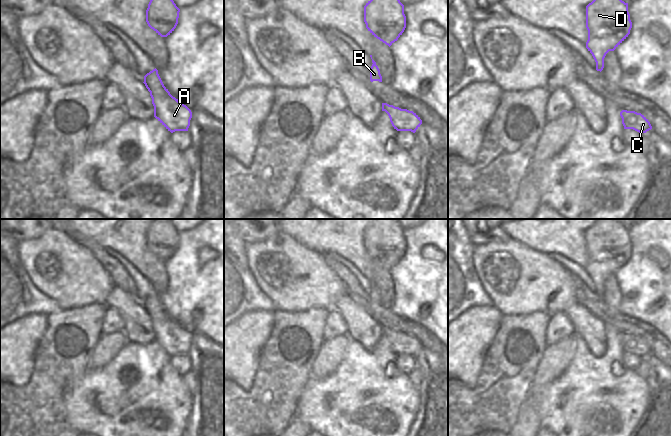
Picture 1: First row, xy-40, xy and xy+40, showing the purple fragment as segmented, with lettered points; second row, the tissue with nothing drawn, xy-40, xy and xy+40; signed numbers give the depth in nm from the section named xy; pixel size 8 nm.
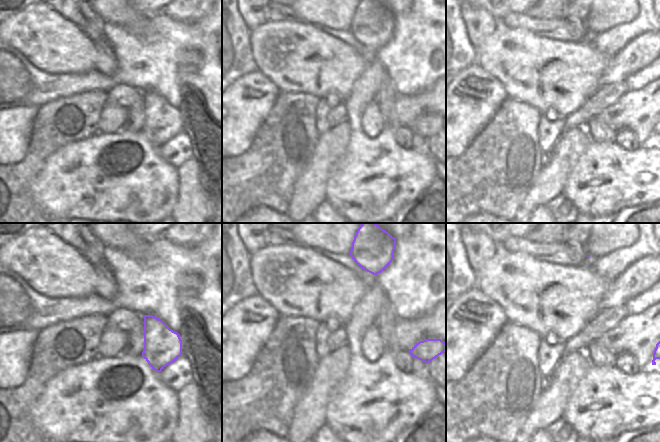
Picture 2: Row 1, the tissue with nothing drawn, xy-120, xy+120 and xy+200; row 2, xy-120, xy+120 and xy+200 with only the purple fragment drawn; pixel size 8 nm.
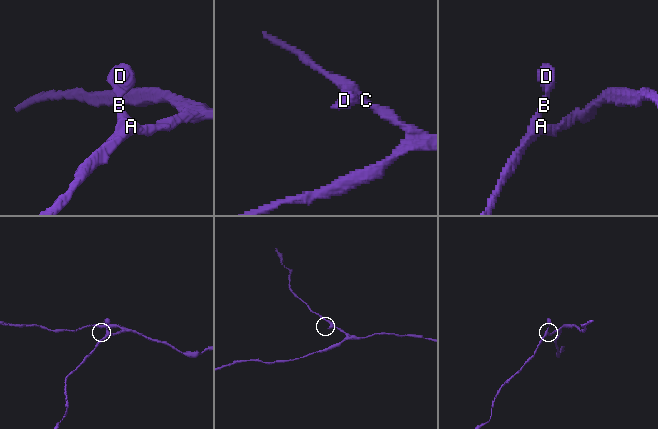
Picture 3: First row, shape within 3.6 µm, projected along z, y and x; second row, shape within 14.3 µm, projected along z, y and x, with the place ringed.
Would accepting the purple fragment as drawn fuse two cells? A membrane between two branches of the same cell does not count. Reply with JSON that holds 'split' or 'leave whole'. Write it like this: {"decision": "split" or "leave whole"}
{"decision": "leave whole"}

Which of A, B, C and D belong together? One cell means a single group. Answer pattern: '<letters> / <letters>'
A B C D

